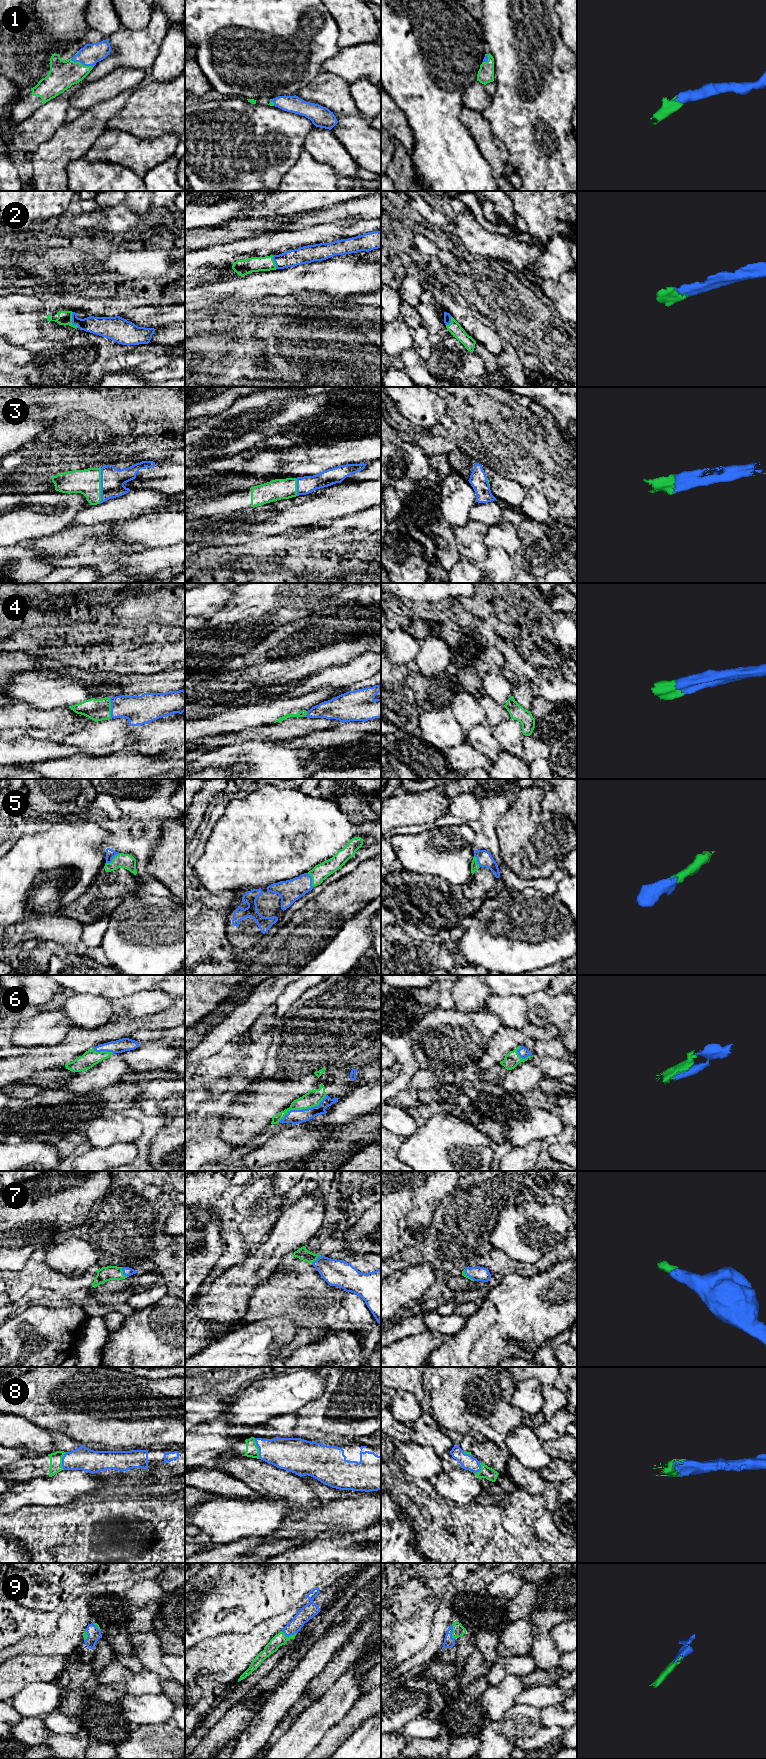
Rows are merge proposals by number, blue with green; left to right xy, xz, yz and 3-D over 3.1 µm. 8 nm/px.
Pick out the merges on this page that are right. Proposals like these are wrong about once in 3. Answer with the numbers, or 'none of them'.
1, 2, 3, 4, 5, 6, 7, 8, 9

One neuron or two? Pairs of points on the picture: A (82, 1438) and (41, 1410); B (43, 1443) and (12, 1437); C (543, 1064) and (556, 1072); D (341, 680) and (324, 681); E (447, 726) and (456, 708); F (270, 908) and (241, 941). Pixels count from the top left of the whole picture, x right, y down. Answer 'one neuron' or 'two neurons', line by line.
A: one neuron
B: one neuron
C: one neuron
D: one neuron
E: two neurons
F: one neuron

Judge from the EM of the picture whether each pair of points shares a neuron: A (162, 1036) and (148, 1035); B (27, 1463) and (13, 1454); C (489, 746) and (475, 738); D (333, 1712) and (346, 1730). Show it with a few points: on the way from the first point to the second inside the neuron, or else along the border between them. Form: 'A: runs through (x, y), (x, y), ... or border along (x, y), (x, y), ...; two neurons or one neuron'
A: runs through (159, 1035), (151, 1035); one neuron
B: border along (24, 1455), (10, 1464); two neurons
C: runs through (486, 743), (481, 738), (478, 738); one neuron
D: border along (354, 1703), (326, 1732), (323, 1738); two neurons

